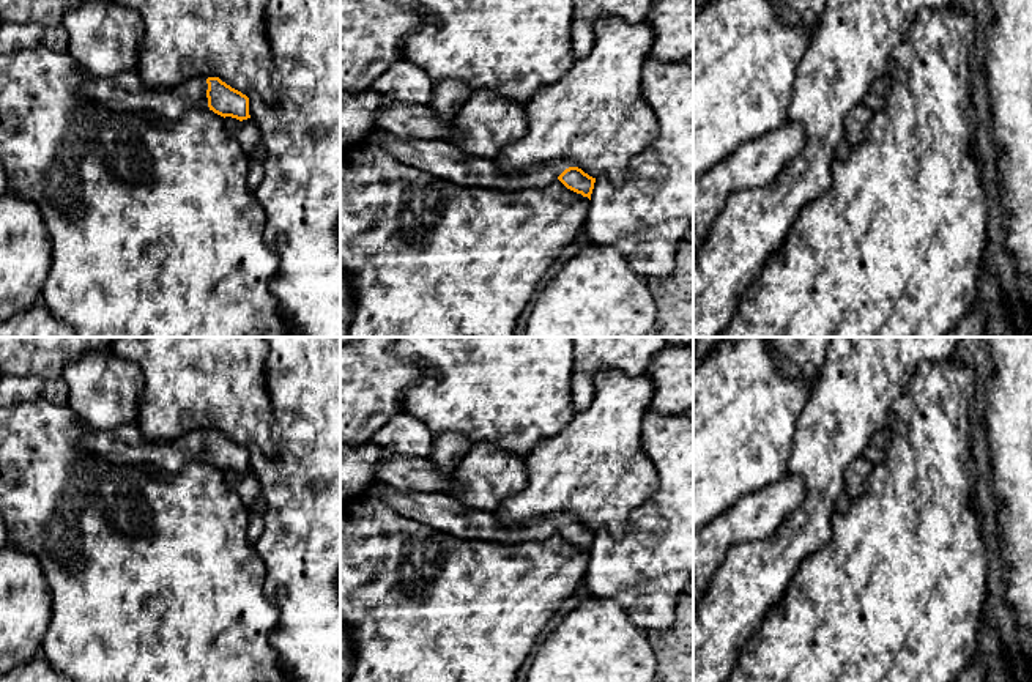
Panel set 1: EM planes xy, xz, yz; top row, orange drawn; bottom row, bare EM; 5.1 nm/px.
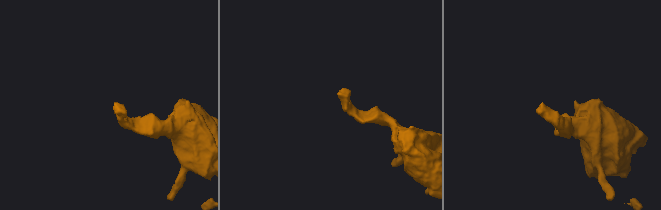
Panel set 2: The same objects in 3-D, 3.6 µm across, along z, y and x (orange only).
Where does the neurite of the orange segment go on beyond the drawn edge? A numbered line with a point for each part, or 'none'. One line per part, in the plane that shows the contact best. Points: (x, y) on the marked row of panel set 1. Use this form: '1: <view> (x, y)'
1: xy (126, 92)

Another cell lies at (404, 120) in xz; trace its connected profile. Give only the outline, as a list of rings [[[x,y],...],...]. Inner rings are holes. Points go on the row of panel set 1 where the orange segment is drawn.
[[[381,95],[381,99],[377,128],[402,139],[451,142],[455,131],[454,121],[440,118],[429,104],[402,102],[388,95]]]

